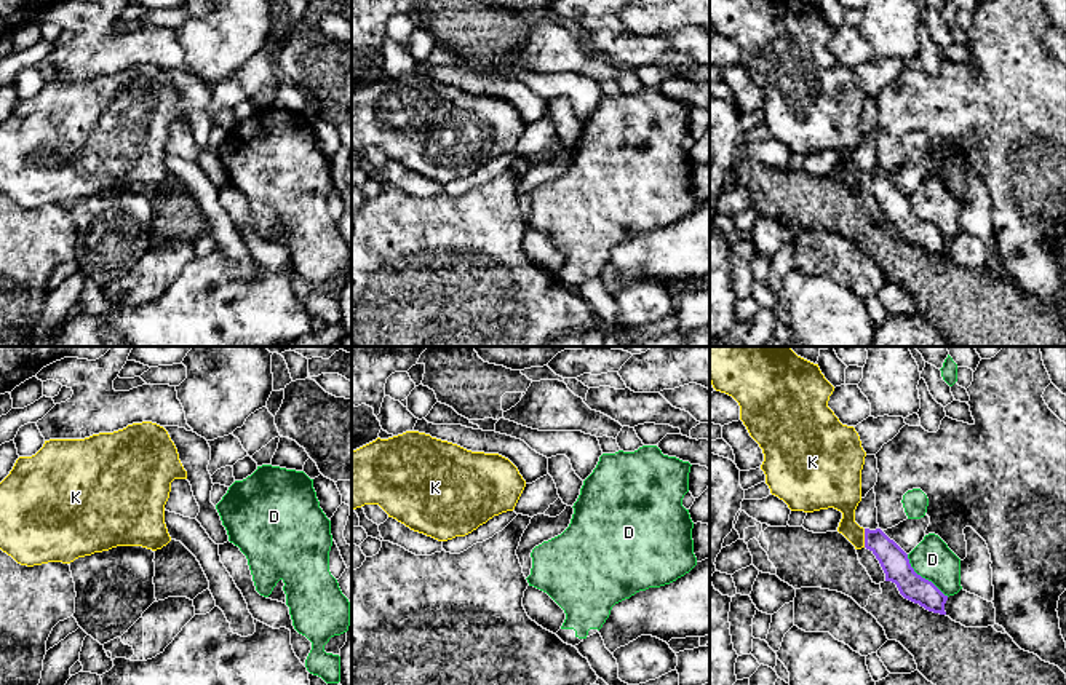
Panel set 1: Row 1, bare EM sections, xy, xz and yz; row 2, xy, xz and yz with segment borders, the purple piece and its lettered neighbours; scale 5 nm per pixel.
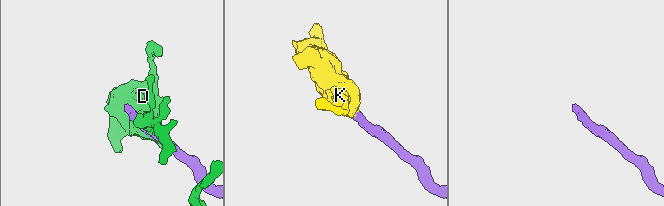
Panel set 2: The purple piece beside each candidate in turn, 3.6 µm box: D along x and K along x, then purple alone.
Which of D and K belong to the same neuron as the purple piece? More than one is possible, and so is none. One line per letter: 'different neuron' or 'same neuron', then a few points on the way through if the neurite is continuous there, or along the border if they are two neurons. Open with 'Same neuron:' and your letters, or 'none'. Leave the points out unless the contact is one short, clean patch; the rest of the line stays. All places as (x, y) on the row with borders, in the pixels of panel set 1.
Same neuron: K
D: different neuron
K: same neuron | across yz (894, 561), (873, 540), (865, 538), (847, 522), (844, 494)

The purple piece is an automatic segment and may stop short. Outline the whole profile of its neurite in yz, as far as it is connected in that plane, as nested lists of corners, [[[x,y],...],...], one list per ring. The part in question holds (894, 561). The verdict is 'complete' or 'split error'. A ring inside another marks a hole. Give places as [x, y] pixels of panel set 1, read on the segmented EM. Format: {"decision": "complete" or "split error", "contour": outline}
{"decision": "split error", "contour": [[[710,346],[710,382],[716,391],[738,402],[740,420],[762,449],[761,469],[772,495],[783,500],[791,511],[841,511],[837,532],[855,549],[866,548],[876,556],[885,581],[895,583],[905,599],[929,612],[946,615],[948,596],[914,572],[908,554],[881,529],[869,530],[855,522],[866,452],[855,428],[842,425],[828,407],[834,386],[818,364],[798,356],[790,346]]]}

